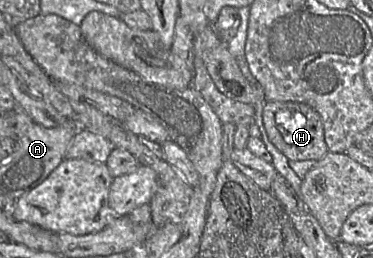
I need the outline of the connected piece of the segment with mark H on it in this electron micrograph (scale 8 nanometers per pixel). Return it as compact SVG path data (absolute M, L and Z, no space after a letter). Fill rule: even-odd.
M266 102L262 120L269 140L290 161L321 160L328 152L324 127L319 113L311 106L299 102Z

